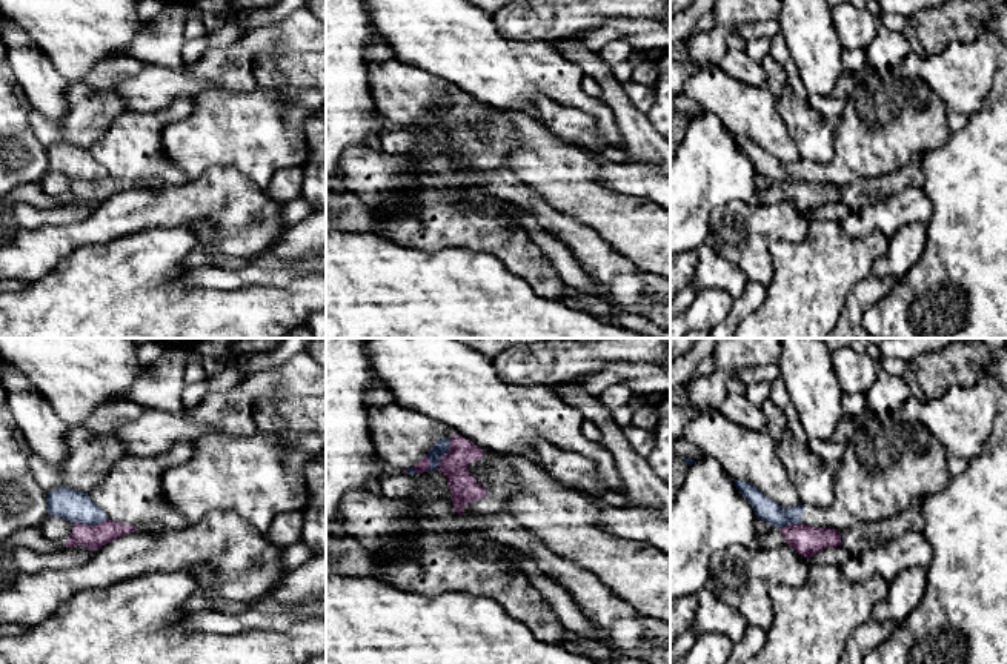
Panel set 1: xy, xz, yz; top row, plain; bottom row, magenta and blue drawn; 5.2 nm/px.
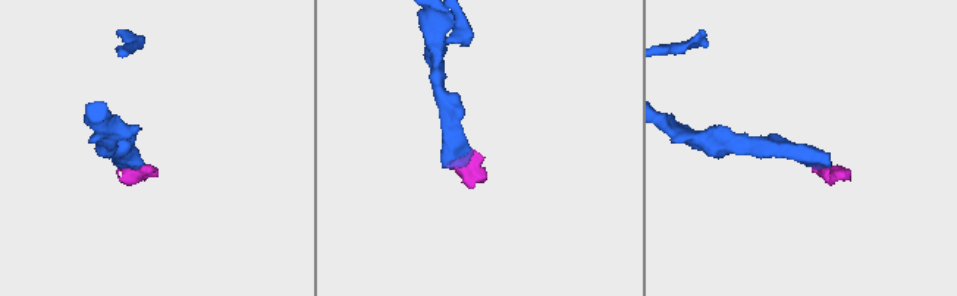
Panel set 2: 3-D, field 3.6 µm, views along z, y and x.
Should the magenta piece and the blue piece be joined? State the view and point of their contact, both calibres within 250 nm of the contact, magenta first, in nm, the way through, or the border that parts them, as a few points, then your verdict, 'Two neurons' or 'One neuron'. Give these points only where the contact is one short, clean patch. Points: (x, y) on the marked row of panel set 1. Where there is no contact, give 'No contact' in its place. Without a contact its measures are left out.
Touches magenta at xz (446, 454). Thickness 150 nm (magenta) against 80 nm. Boundary: xz (451, 438), (449, 449), (435, 469). Two neurons

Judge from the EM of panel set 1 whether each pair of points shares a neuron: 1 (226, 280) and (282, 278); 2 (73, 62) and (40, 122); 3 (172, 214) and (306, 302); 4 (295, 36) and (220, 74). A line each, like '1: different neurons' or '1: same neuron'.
1: same neuron
2: different neurons
3: different neurons
4: same neuron

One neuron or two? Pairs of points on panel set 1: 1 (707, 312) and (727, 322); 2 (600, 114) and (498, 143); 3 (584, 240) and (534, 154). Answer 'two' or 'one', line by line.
1: two
2: two
3: two

